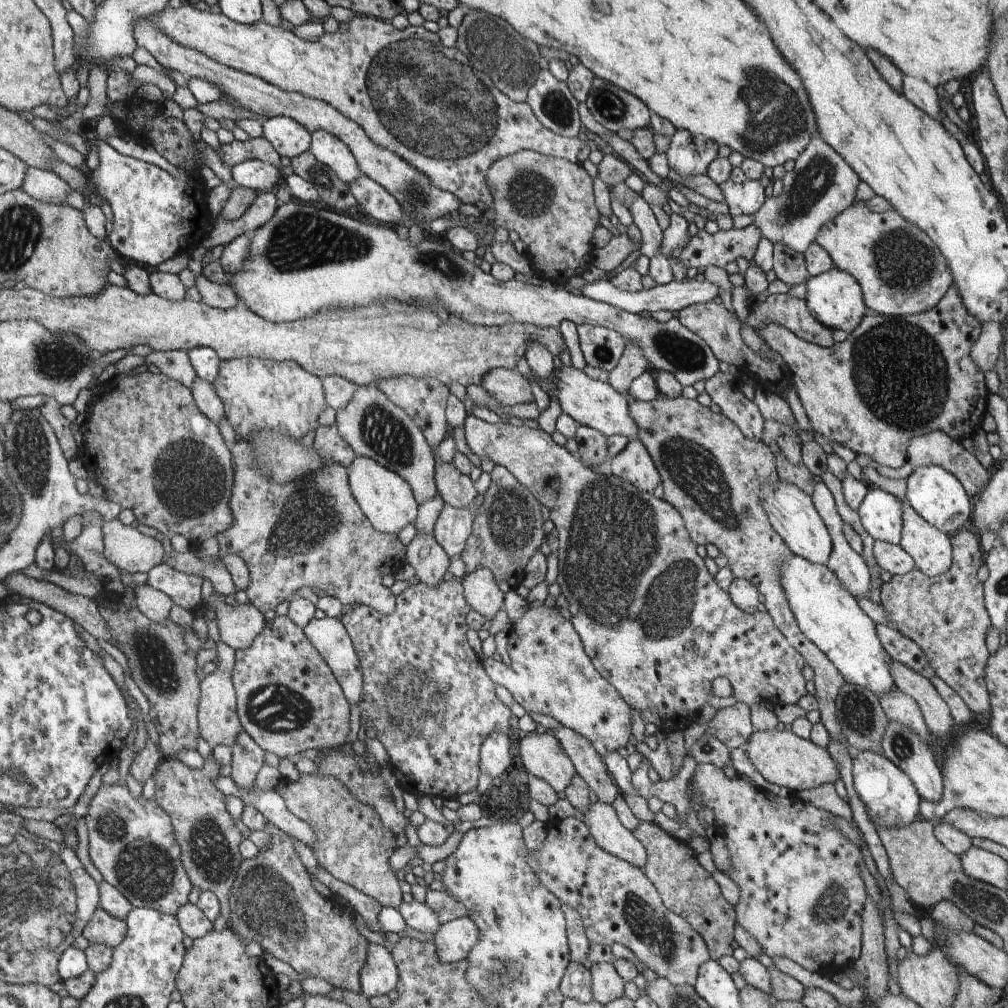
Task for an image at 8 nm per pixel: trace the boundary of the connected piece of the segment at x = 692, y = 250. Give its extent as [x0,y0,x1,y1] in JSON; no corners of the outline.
[678,223,762,269]

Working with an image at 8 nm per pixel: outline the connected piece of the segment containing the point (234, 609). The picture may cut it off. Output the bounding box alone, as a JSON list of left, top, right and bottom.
[214,601,267,651]

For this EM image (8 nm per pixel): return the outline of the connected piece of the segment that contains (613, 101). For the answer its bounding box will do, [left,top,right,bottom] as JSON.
[586,77,651,132]

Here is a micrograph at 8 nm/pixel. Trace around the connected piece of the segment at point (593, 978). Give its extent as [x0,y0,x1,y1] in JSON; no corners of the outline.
[589,963,625,1005]

